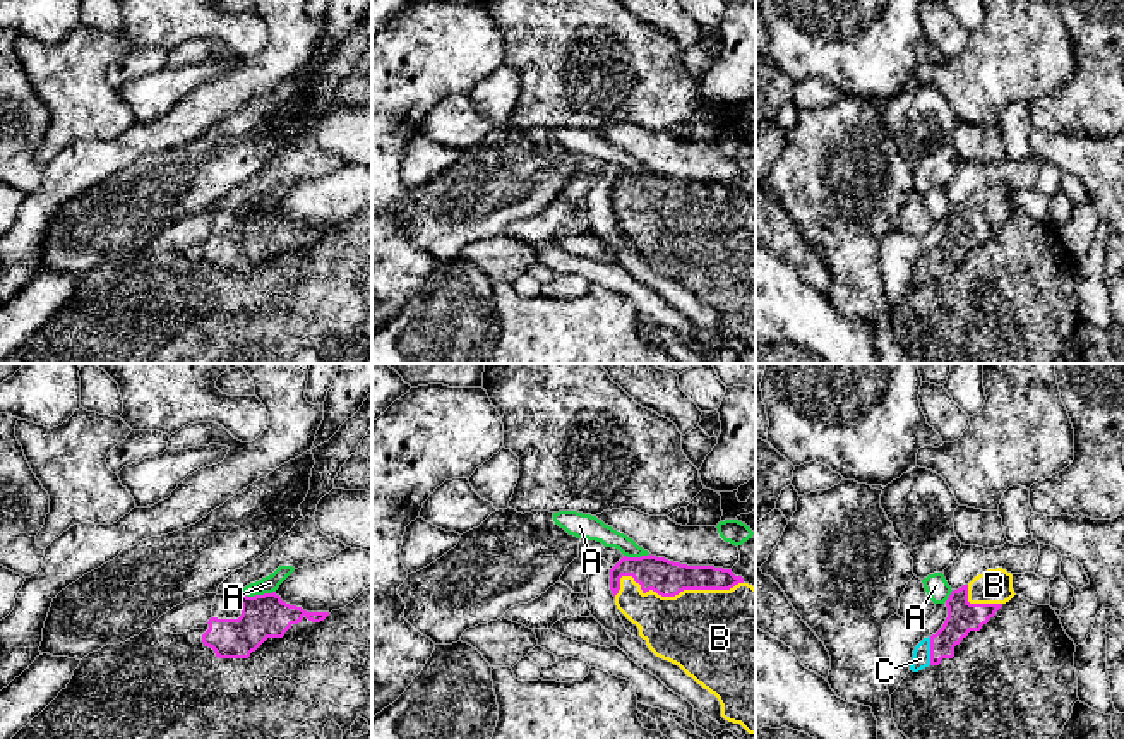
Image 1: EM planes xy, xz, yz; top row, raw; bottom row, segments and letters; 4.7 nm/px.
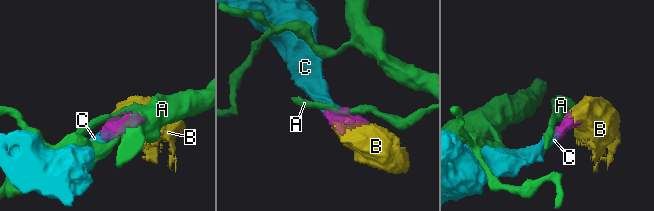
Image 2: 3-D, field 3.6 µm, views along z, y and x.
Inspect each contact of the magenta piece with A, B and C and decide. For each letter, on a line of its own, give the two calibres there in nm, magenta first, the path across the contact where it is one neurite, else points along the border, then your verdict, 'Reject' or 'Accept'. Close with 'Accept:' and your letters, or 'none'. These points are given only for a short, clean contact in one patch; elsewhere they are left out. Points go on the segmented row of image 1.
A: Thickness 200 nm (magenta) against 80 nm. Boundary: xy (275, 590), (254, 595), (240, 594). Reject
B: Thickness 170 nm (magenta) against 420 nm. Accept
C: Thickness 140 nm (magenta) against 90 nm. Path across: yz (962, 618), (931, 650), (920, 659). Accept
Accept: B, C

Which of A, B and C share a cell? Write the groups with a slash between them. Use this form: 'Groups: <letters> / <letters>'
Groups: A / B C

